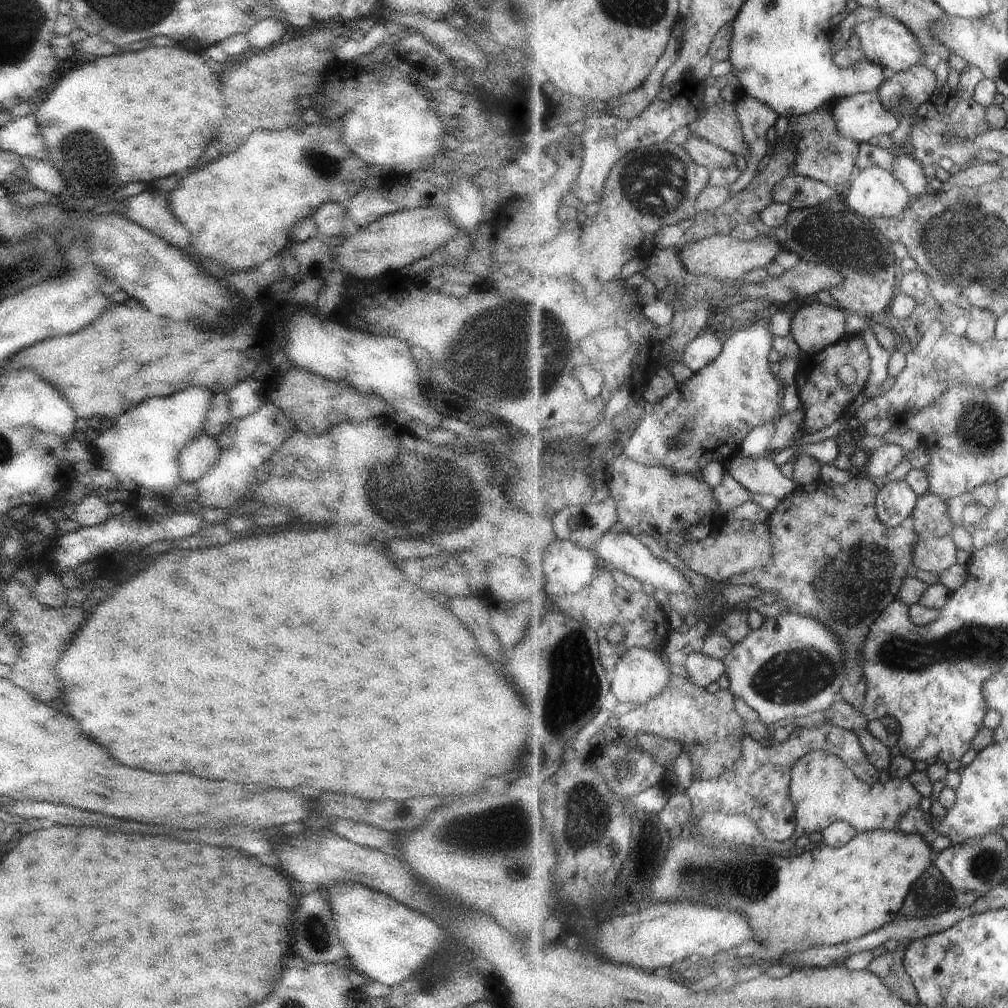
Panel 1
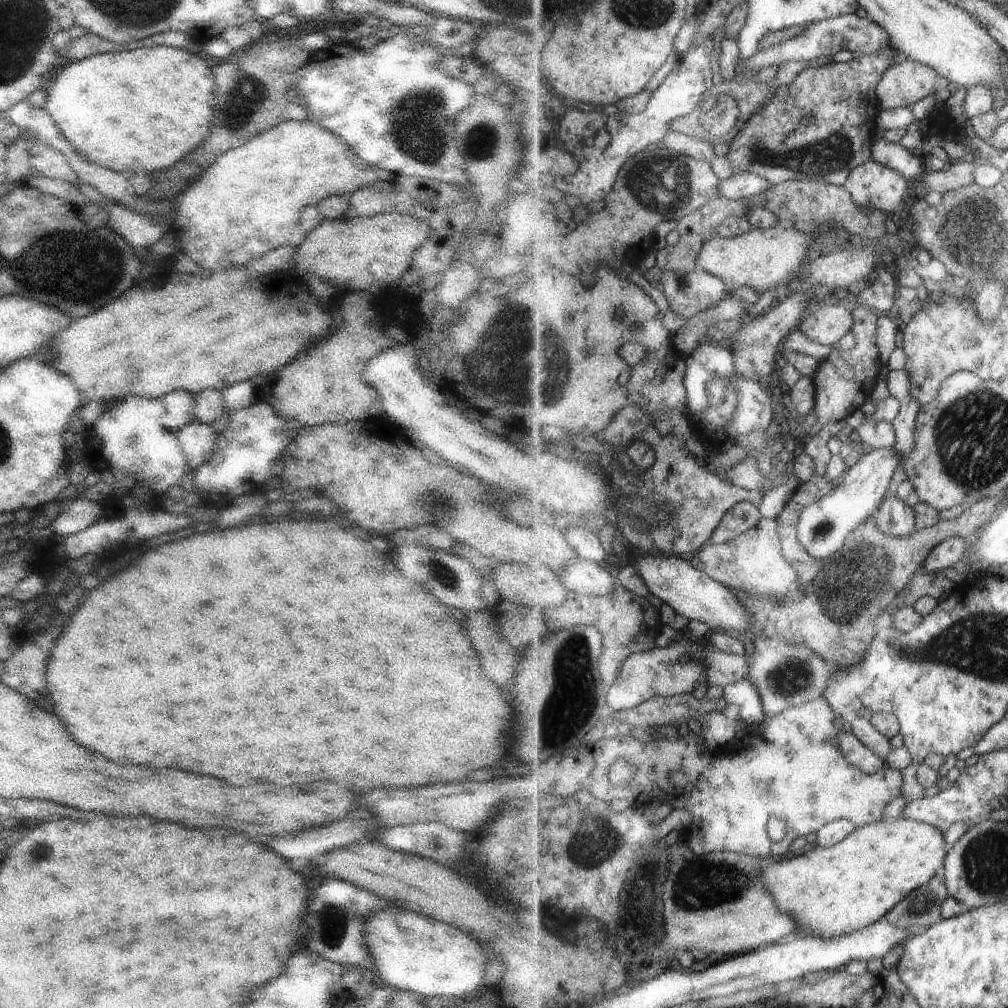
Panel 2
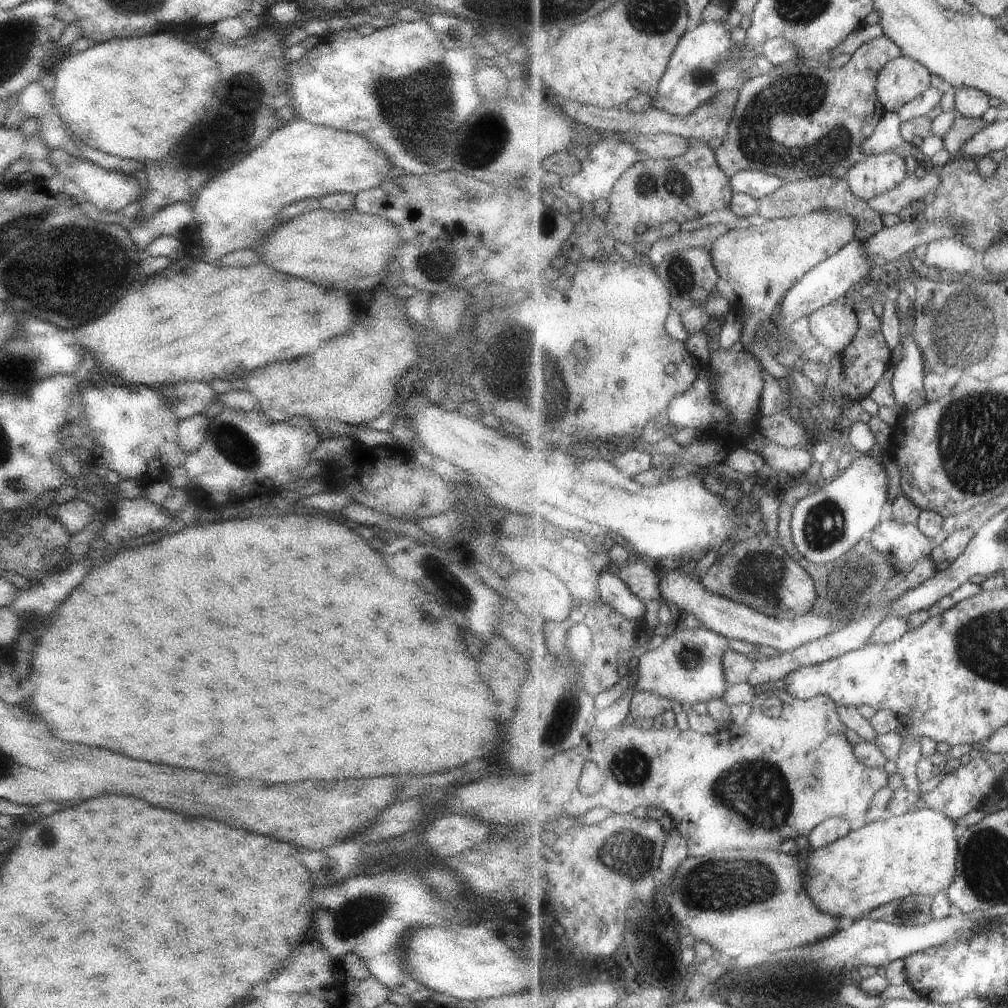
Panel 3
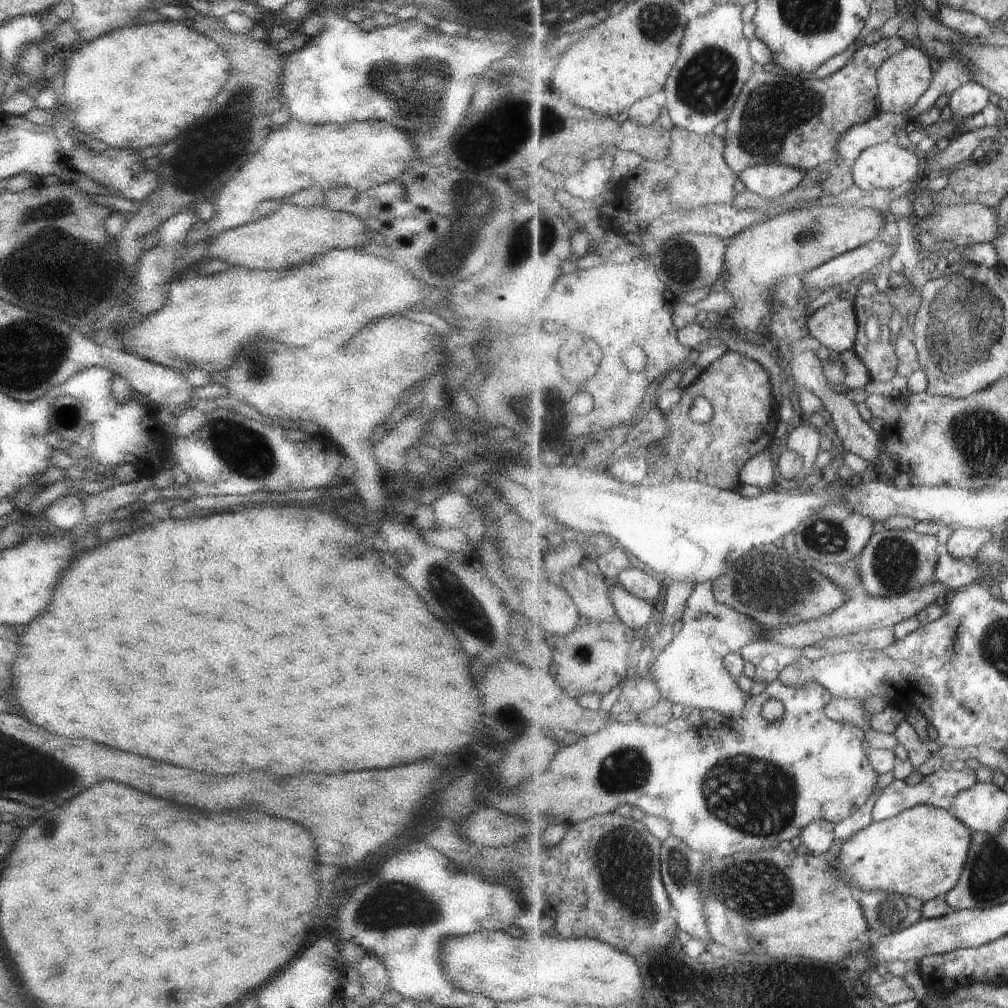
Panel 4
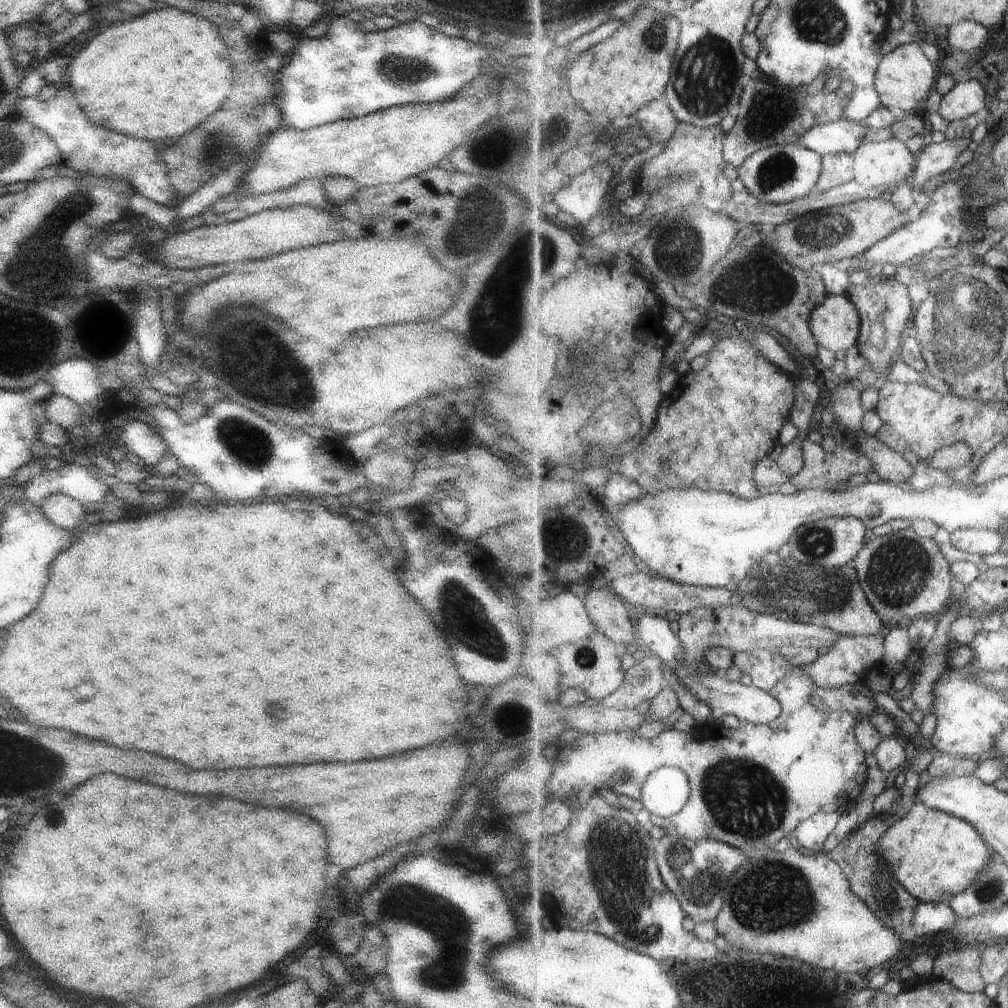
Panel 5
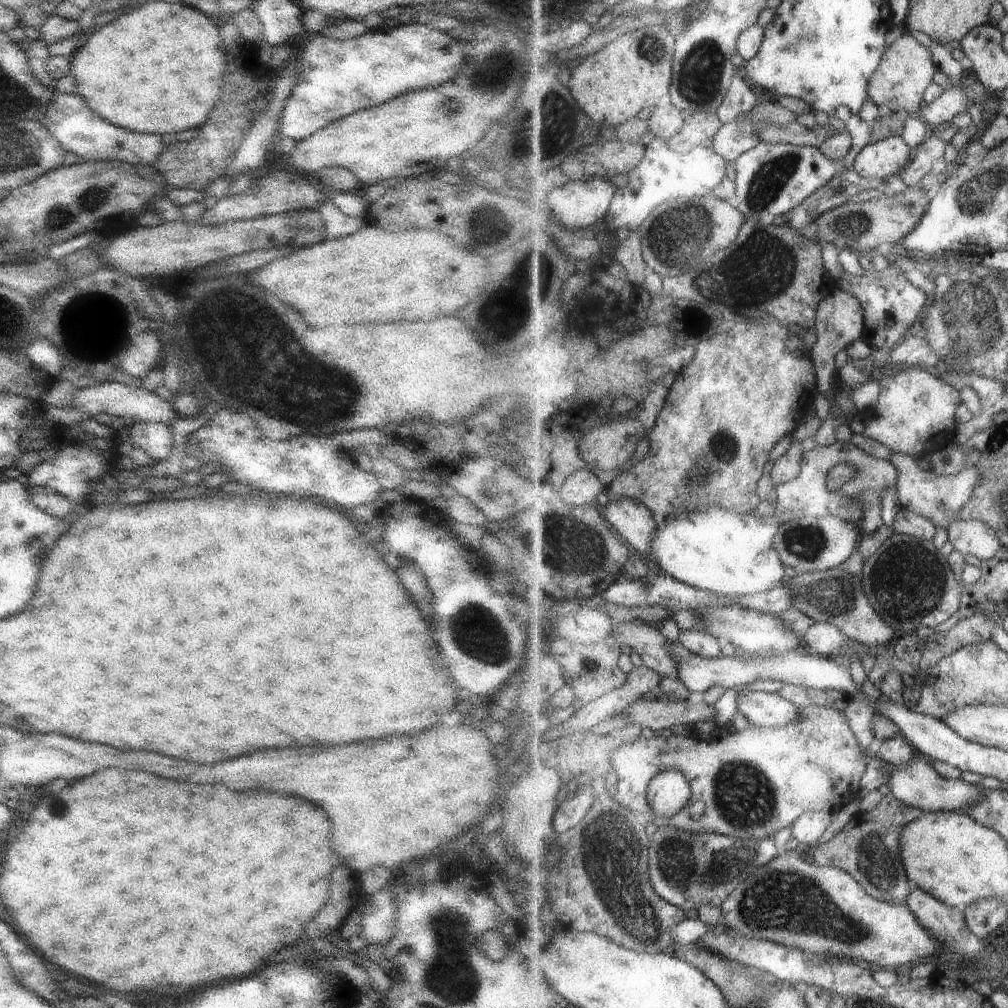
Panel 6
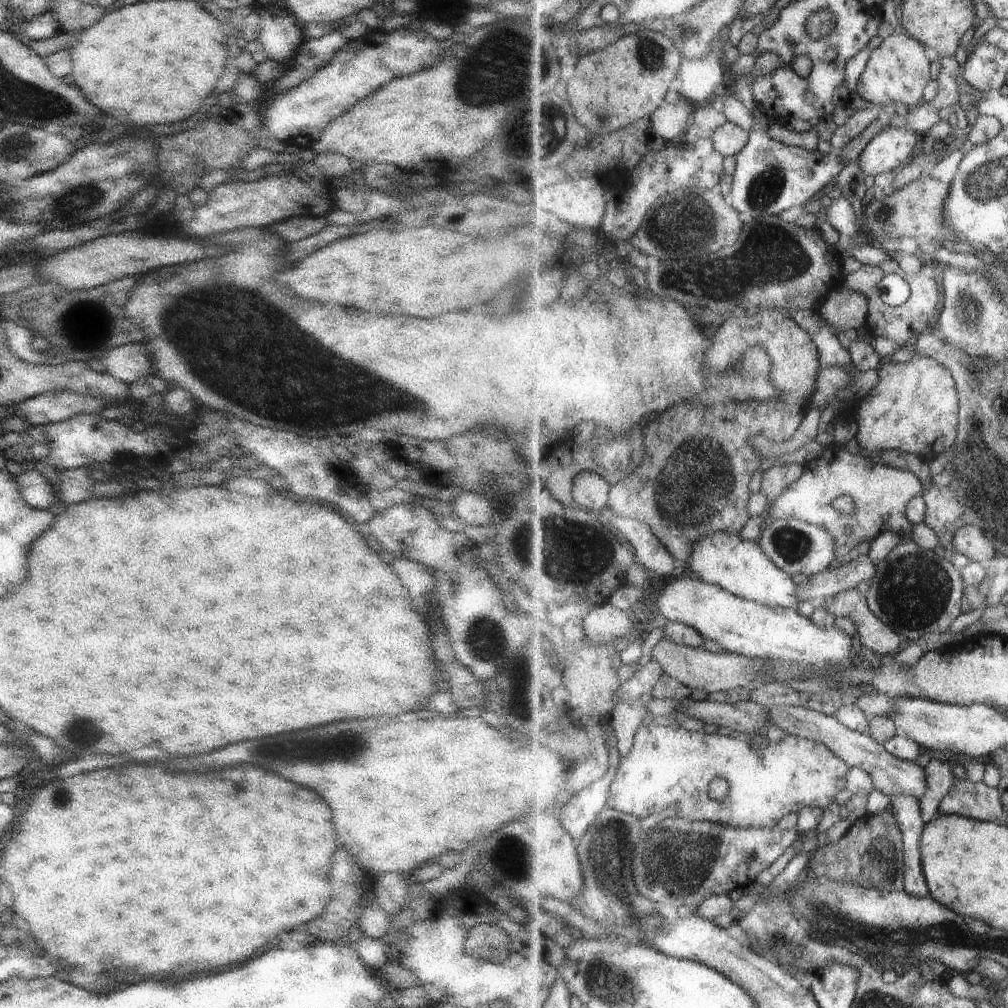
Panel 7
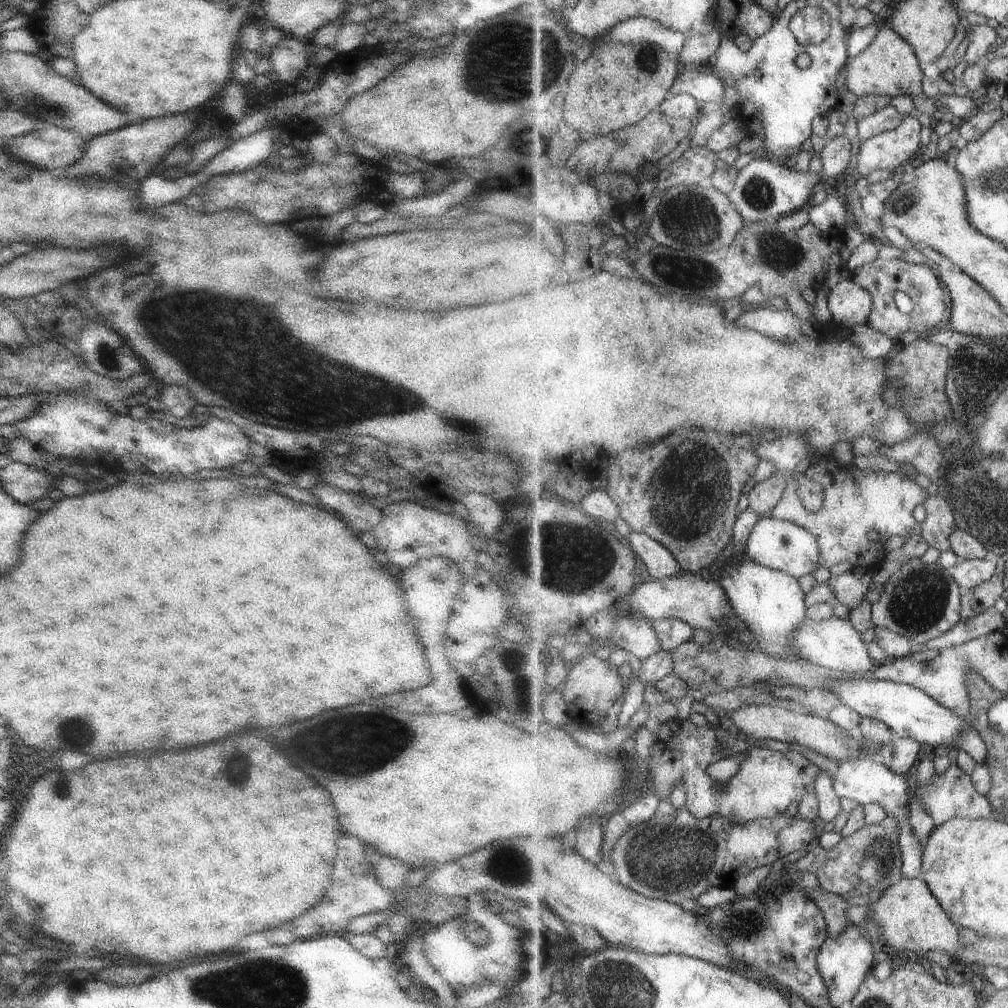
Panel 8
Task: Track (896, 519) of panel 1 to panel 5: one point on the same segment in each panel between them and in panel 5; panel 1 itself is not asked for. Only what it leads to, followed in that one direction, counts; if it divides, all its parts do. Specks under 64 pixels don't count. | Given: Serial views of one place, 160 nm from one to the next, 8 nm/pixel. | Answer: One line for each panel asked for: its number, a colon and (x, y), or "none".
2: (897, 519)
3: (904, 540)
4: (894, 560)
5: (905, 576)

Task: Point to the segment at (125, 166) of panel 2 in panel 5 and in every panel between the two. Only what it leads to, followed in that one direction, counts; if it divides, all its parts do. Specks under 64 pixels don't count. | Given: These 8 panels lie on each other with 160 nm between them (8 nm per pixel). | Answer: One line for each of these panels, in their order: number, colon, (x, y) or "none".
3: (136, 98)
4: (138, 86)
5: (156, 76)

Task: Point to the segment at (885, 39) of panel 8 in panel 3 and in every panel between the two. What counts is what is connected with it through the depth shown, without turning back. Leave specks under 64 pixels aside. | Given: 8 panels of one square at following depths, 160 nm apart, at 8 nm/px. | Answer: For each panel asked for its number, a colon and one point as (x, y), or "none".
3: (901, 80)
4: (903, 78)
5: (905, 76)
6: (906, 71)
7: (898, 70)

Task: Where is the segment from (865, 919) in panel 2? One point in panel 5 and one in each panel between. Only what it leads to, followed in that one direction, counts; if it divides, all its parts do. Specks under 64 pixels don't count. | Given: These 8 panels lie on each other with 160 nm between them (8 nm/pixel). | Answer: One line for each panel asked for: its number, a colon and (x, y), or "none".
3: (916, 853)
4: (921, 852)
5: (935, 855)

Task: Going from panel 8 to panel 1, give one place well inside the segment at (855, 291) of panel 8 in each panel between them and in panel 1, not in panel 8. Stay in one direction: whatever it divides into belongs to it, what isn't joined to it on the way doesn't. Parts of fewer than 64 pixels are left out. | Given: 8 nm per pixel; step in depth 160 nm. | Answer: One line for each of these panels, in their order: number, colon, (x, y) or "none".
1: (815, 326)
2: (827, 325)
3: (835, 325)
4: (835, 325)
5: (835, 323)
6: (839, 321)
7: (844, 310)

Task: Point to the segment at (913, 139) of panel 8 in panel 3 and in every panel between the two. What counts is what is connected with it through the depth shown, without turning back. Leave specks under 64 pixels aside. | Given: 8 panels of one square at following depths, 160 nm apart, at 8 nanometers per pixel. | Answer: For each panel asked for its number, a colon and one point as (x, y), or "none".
3: (877, 174)
4: (885, 165)
5: (879, 163)
6: (882, 158)
7: (894, 146)

